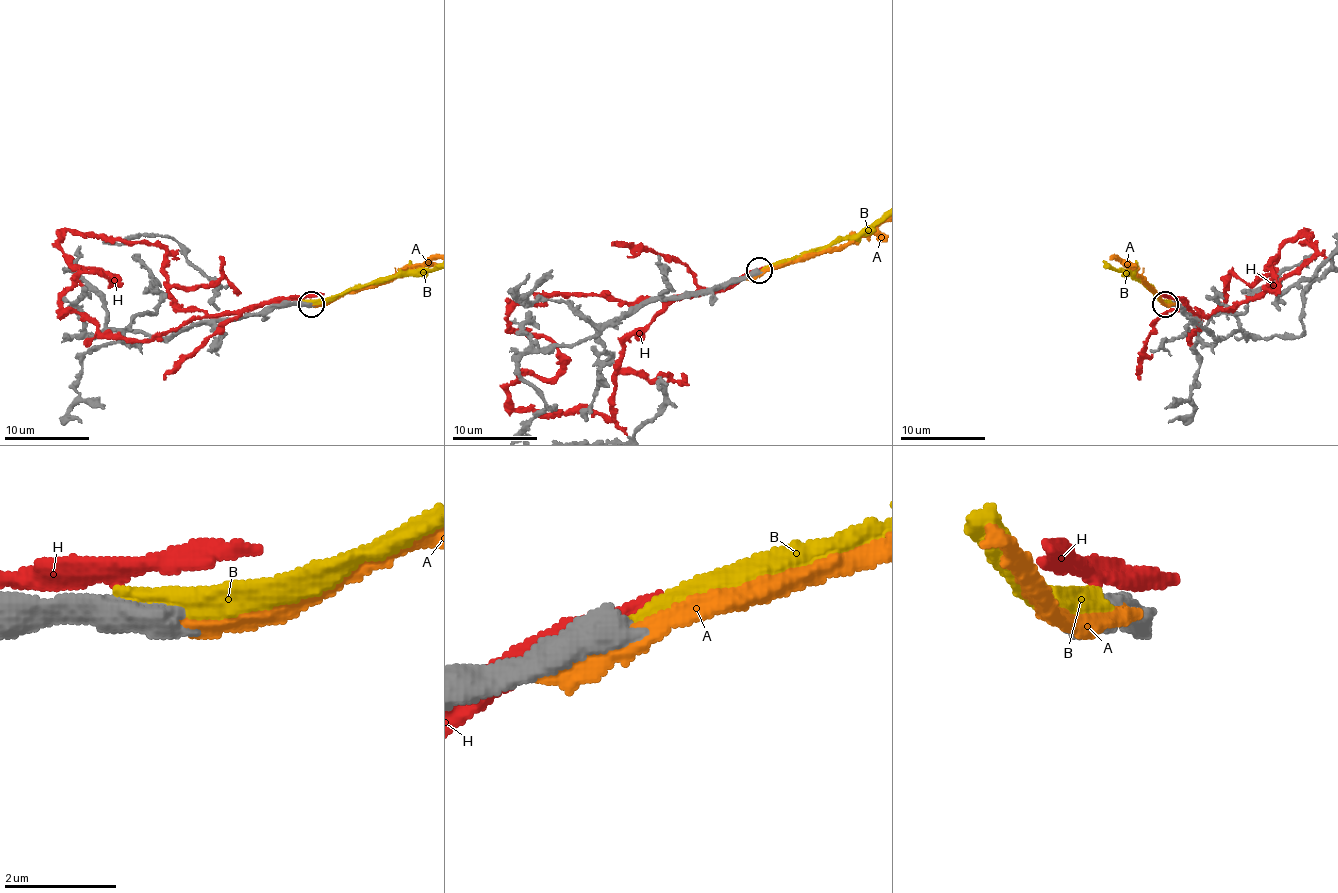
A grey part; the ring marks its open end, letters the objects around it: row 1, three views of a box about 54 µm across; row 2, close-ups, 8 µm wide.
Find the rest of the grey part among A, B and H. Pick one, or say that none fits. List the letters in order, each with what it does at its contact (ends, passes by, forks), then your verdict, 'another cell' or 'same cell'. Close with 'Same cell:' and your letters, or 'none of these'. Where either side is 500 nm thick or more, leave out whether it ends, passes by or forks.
A: another cell
B: another cell
H: it passes by; another cell
Same cell: none of these

